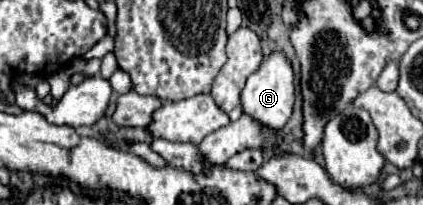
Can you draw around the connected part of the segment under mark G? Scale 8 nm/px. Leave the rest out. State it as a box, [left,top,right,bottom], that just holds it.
[240,52,294,130]

